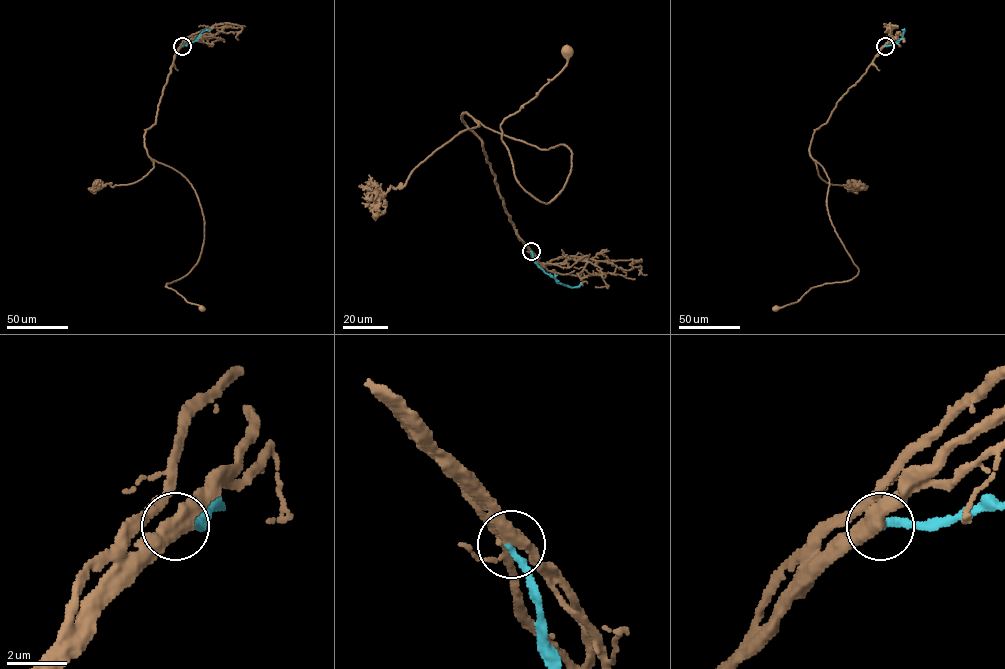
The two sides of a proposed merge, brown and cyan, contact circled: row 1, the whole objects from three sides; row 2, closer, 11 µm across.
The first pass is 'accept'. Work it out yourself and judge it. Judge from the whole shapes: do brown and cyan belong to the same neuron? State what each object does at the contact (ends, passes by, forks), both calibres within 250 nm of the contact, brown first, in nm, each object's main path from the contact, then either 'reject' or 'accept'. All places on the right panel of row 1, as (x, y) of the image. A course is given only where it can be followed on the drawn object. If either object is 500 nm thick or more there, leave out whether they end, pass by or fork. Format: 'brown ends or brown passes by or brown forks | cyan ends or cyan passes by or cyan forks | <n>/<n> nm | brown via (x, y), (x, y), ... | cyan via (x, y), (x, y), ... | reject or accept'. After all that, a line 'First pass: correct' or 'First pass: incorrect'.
brown passes by | cyan ends | 440/280 nm | brown via (885, 46), (815, 130), (809, 149), (829, 179), (829, 219), (858, 273), (814, 286), (798, 301), (775, 308) | cyan via (885, 46), (902, 38), (902, 29) | accept
First pass: correct

